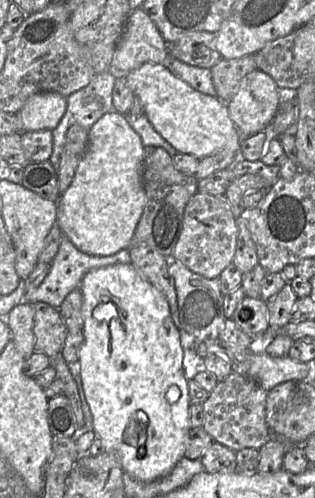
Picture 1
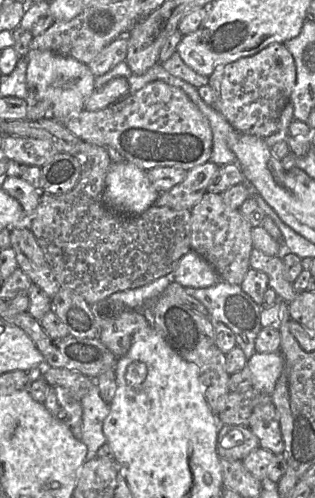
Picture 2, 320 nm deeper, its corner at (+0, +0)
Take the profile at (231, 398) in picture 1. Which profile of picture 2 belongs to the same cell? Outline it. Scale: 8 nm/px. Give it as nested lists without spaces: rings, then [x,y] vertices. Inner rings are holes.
[[[272,403],[257,404],[250,416],[248,427],[259,439],[260,448],[277,454],[284,451],[279,414]]]

